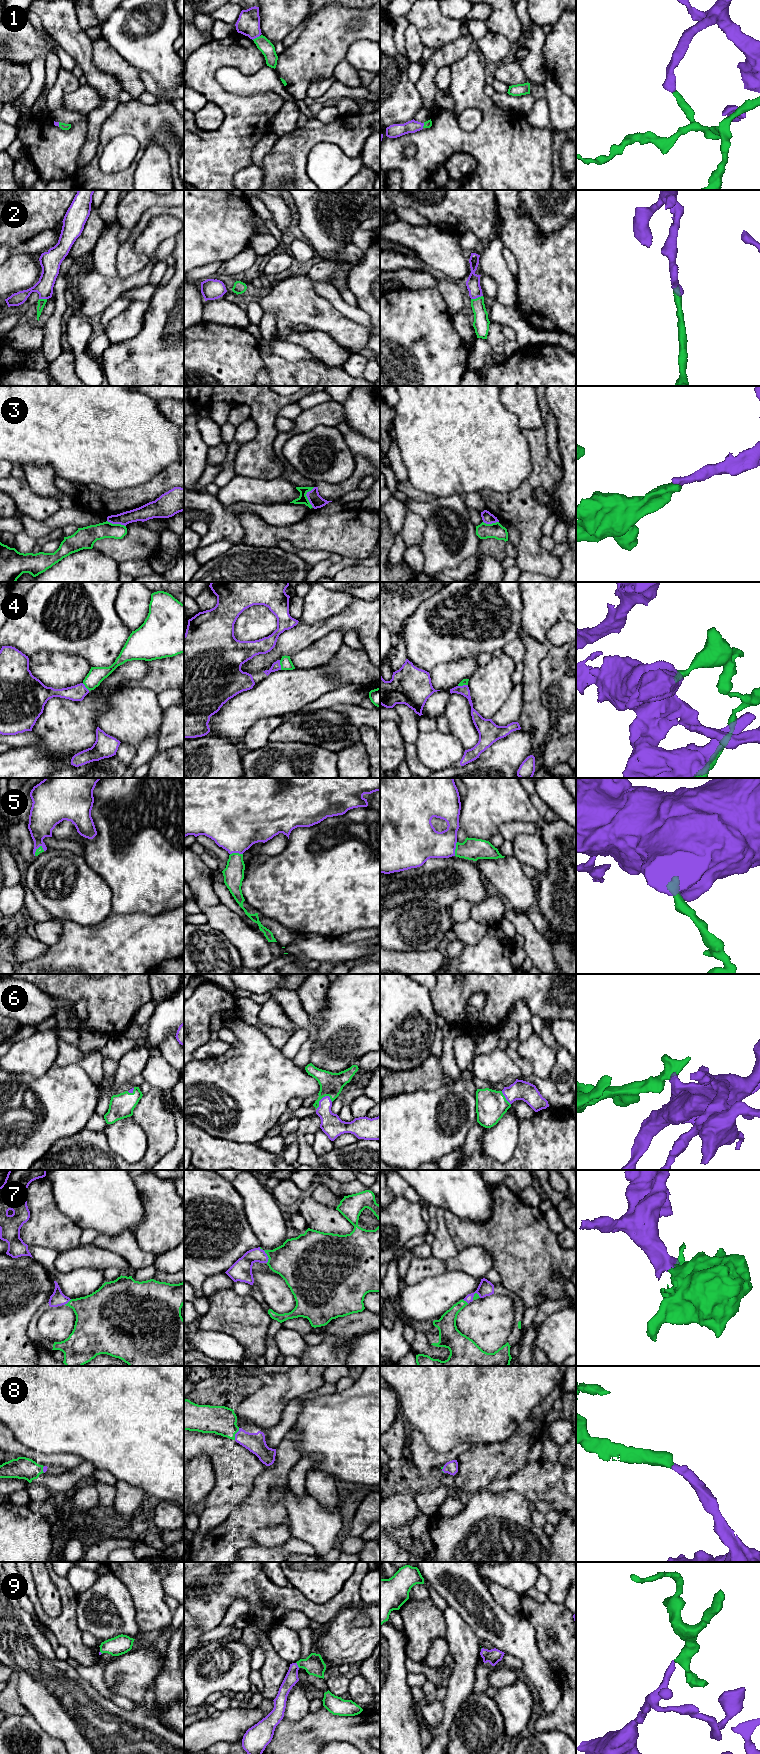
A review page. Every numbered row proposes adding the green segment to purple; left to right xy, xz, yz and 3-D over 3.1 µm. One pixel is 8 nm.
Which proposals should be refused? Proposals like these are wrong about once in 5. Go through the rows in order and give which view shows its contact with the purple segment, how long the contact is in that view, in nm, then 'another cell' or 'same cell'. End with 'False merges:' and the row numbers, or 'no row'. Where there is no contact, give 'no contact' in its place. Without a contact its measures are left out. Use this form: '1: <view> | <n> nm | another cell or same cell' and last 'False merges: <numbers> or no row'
1: xz | 70 nm | same cell
2: yz | 100 nm | same cell
3: xz | 170 nm | another cell
4: xz | 80 nm | another cell
5: yz | 110 nm | same cell
6: xz | 150 nm | same cell
7: xz | 140 nm | same cell
8: xz | 100 nm | same cell
9: xz | 50 nm | same cell
False merges: 3, 4

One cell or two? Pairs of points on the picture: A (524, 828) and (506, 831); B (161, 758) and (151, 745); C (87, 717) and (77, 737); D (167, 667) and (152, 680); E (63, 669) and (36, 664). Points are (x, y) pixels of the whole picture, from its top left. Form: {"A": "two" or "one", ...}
{"A": "one", "B": "two", "C": "one", "D": "one", "E": "one"}

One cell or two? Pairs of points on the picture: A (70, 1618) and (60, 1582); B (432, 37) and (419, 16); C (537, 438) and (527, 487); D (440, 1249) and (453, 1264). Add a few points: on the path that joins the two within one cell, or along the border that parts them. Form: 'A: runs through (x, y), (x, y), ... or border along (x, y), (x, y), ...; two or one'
A: runs through (69, 1609), (66, 1591); one
B: runs through (434, 31), (432, 24), (425, 19); one
C: runs through (538, 450), (538, 475); one
D: border along (458, 1252), (445, 1260); two

